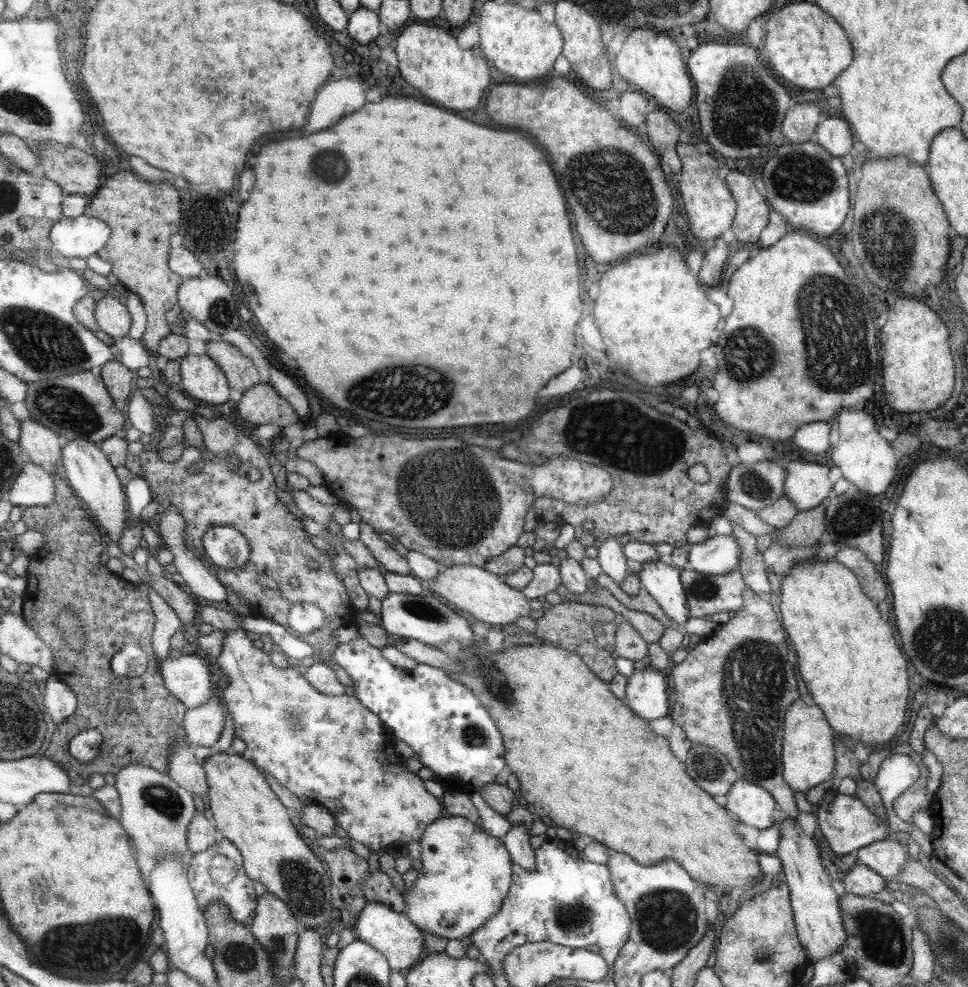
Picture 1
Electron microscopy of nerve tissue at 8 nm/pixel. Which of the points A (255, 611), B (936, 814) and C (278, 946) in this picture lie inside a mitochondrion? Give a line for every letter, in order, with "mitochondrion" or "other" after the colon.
A: other
B: other
C: mitochondrion

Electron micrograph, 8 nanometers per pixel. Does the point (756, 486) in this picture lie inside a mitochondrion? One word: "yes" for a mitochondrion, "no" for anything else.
yes

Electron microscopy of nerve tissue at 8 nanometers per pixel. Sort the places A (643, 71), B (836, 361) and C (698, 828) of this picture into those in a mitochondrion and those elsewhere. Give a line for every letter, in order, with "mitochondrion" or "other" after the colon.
A: other
B: mitochondrion
C: other

